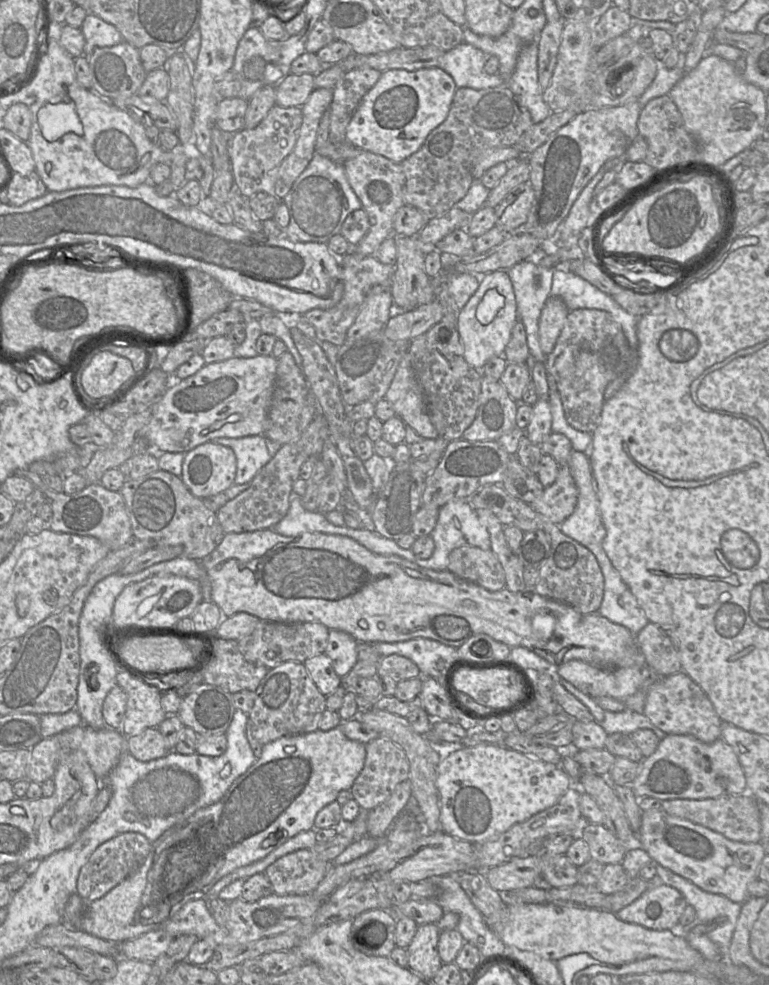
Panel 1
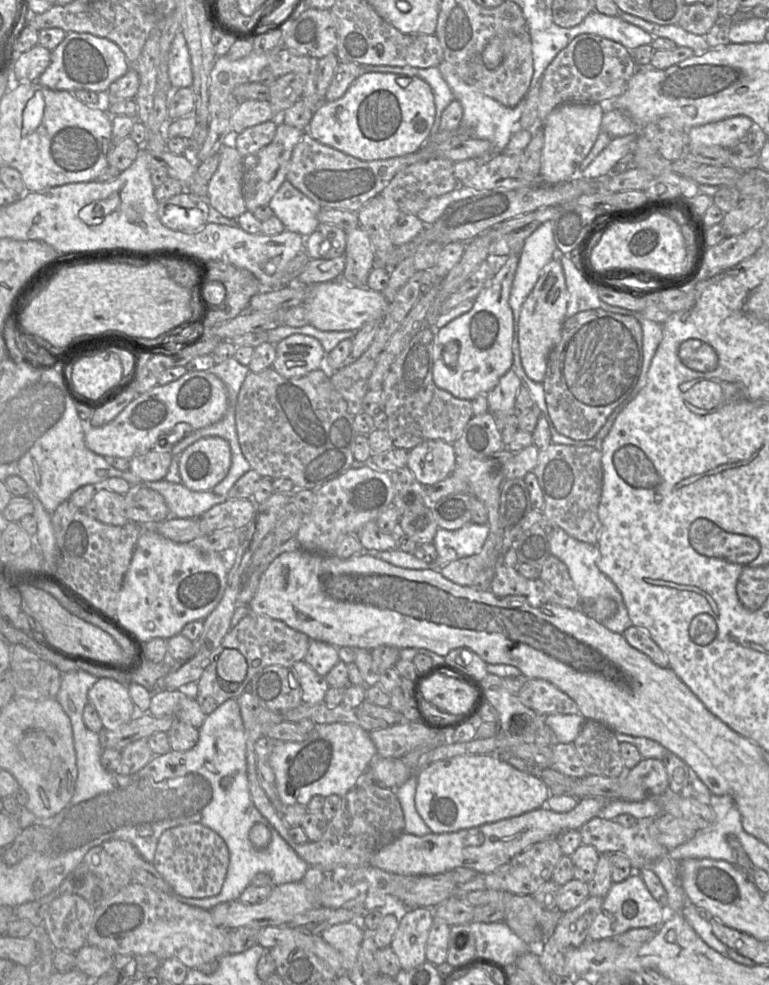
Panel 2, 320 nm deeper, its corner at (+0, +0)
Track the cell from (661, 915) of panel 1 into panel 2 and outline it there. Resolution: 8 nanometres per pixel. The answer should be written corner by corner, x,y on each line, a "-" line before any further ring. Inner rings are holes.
633,873
626,880
613,883
604,898
601,911
589,929
588,940
615,938
631,929
660,926
666,917
666,909
651,895
641,876
638,873

